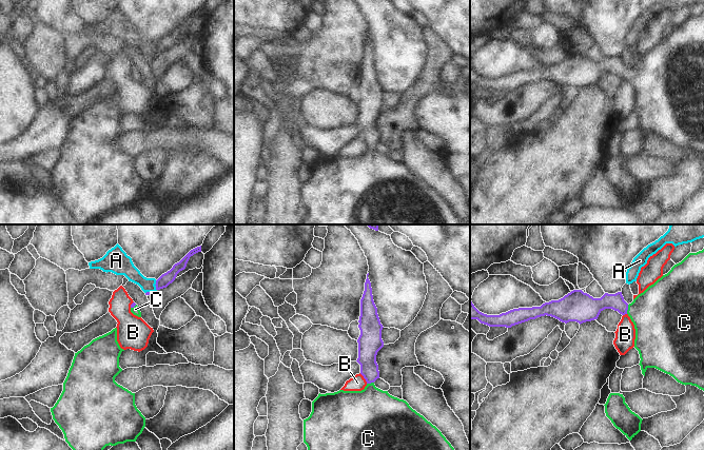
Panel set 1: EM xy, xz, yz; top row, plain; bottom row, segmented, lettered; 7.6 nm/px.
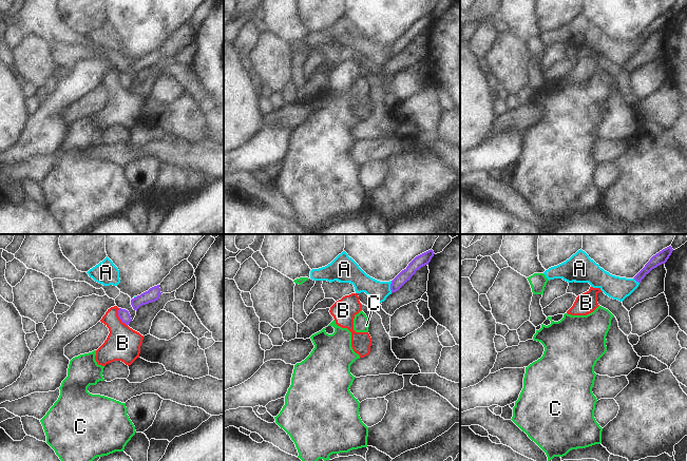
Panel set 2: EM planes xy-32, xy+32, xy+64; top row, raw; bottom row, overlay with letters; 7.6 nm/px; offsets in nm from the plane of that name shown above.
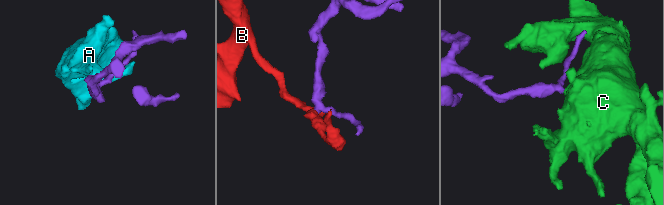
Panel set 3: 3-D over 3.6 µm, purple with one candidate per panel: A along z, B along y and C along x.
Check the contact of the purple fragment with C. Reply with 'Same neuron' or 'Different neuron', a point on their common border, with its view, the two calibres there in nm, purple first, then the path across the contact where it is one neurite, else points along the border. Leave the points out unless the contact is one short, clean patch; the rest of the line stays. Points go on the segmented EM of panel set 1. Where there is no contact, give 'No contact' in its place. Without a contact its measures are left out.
Same neuron. Touches purple at yz (627, 309). Thickness 130 nm (purple) against 420 nm. Path across: yz (616, 301), (627, 309), (659, 314)

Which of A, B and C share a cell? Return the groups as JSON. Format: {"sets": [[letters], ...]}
{"sets": [["A"], ["B"], ["C"]]}

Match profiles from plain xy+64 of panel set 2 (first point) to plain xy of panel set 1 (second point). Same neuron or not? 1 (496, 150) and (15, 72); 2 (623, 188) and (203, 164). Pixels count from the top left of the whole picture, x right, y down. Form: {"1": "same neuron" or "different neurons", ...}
{"1": "different neurons", "2": "same neuron"}

